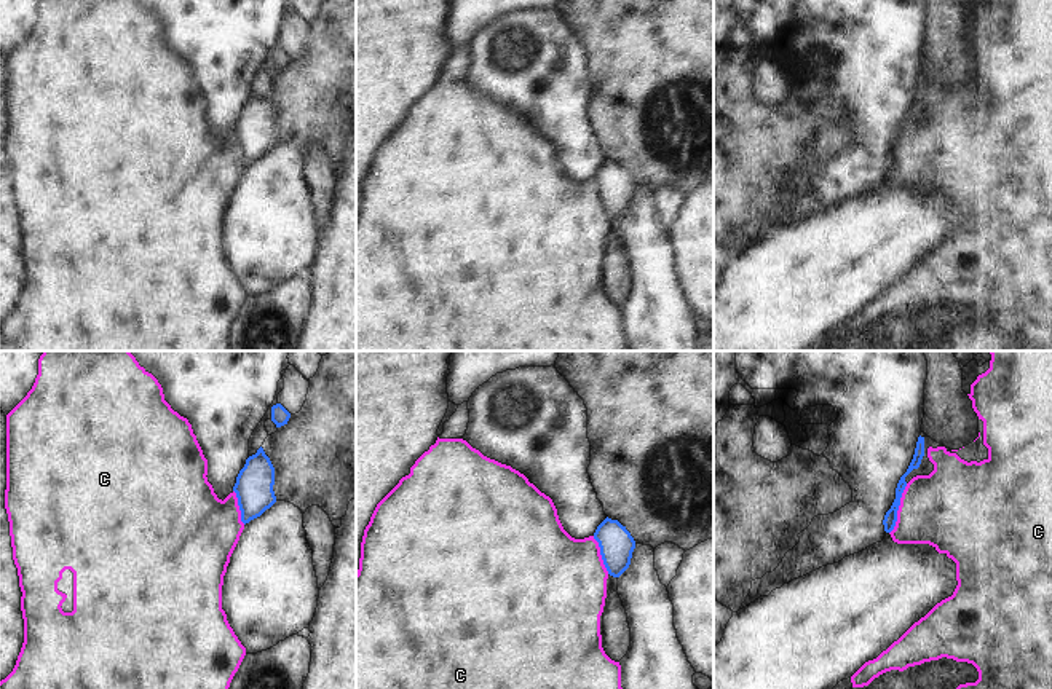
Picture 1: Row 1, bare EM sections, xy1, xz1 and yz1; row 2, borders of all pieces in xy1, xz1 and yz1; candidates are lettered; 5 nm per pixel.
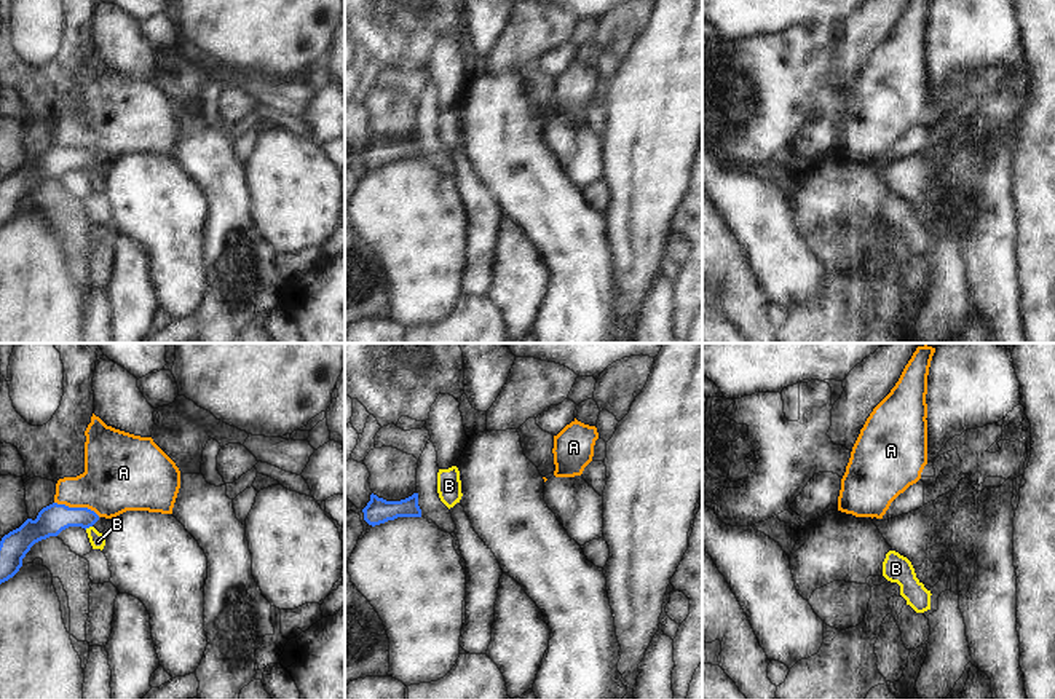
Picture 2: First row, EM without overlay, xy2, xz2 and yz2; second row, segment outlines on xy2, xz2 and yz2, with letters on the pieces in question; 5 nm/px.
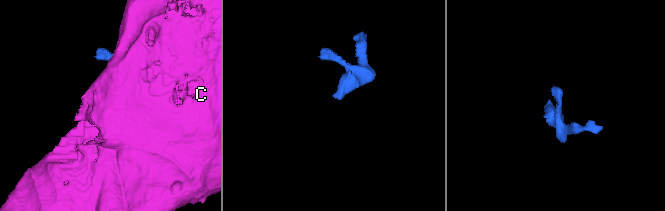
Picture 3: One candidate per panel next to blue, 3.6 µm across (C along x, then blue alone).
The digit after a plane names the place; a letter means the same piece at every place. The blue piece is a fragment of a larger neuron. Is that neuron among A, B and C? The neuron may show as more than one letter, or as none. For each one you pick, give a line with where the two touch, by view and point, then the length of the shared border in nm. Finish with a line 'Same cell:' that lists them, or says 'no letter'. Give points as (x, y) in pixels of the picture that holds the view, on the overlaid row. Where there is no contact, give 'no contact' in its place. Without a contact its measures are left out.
Same cell: no letter

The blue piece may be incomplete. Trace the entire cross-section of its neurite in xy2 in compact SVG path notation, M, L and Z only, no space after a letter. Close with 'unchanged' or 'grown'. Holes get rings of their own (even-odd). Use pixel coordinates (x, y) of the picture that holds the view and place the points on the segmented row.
M53 503L43 507L37 519L27 519L19 528L5 535L0 541L0 584L13 578L22 567L22 559L30 547L49 536L57 536L69 527L89 528L99 533L105 530L109 519L99 517L88 507L69 507Z | grown

